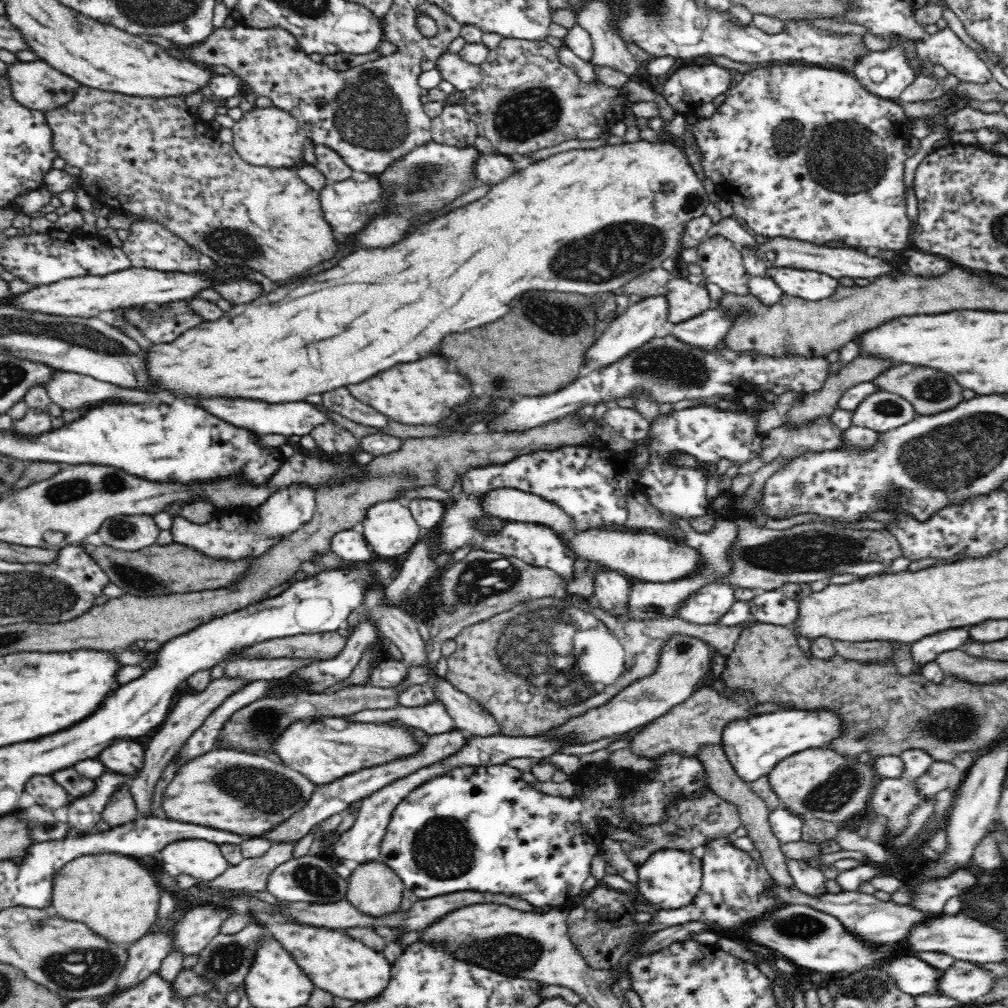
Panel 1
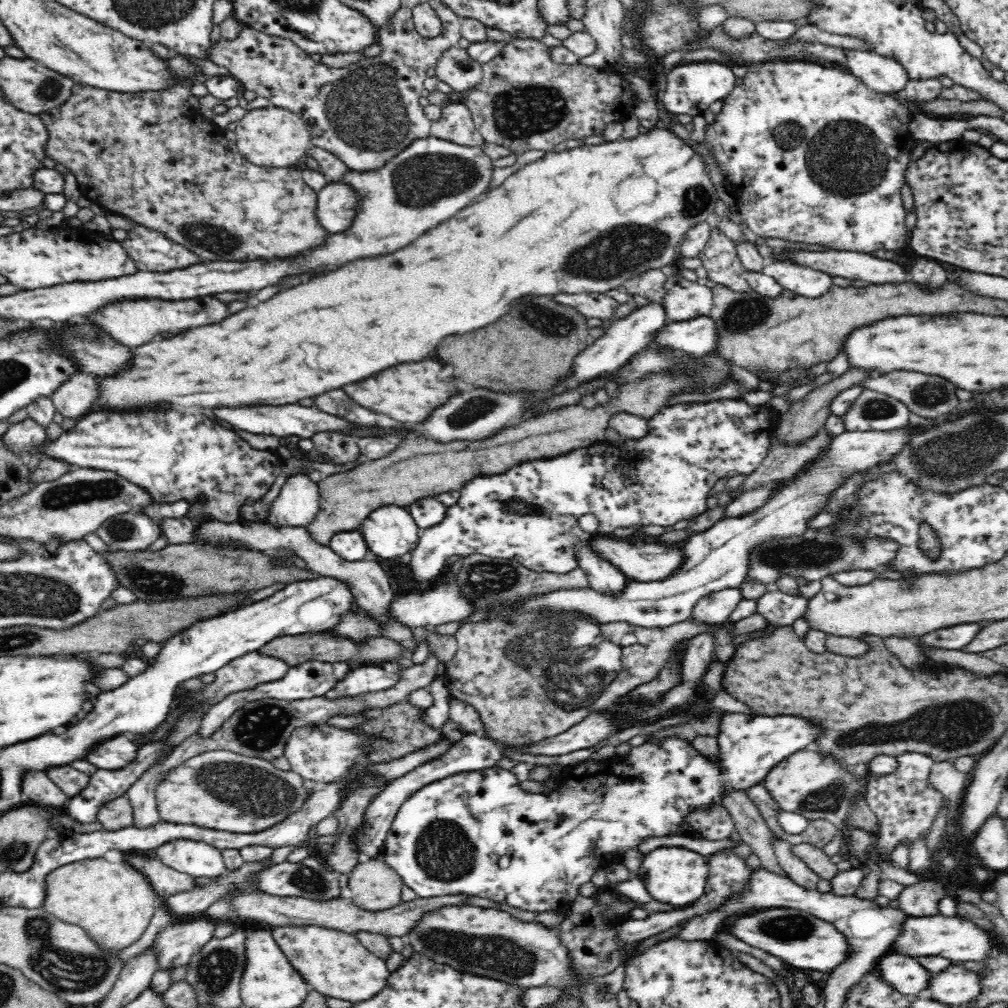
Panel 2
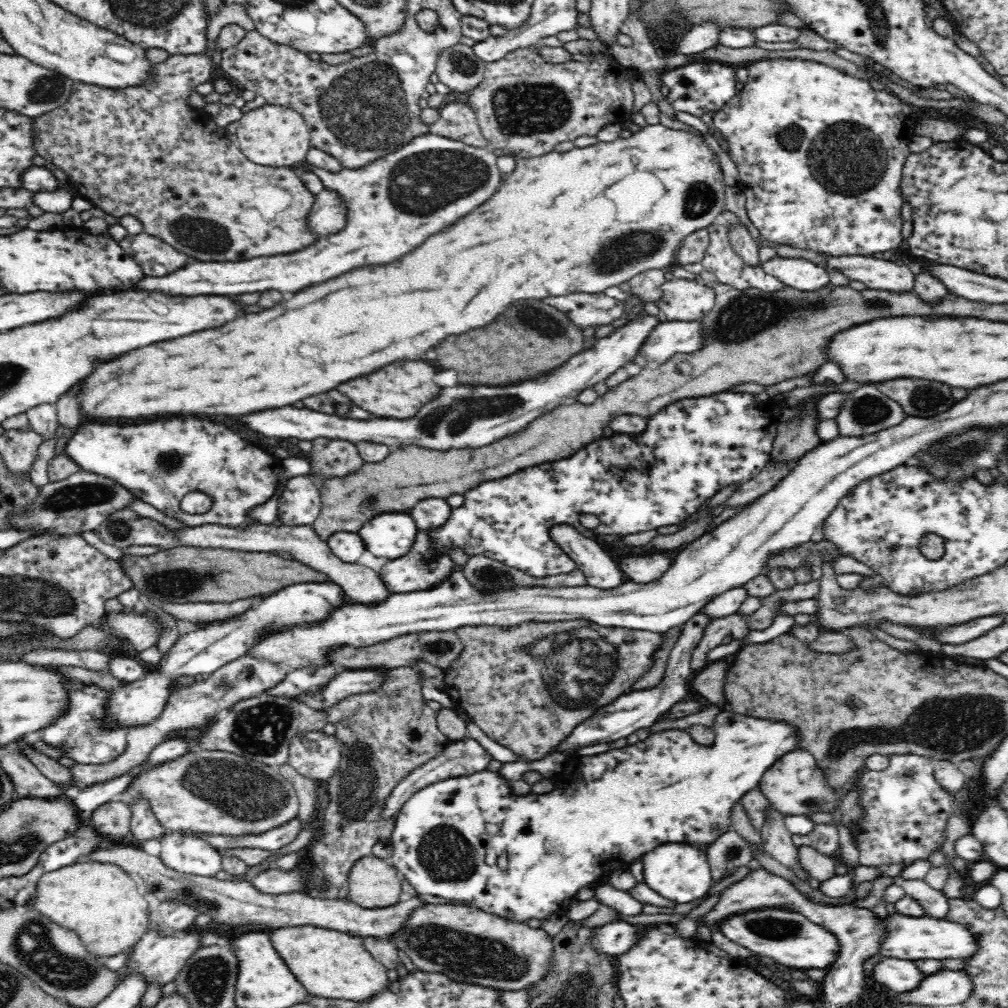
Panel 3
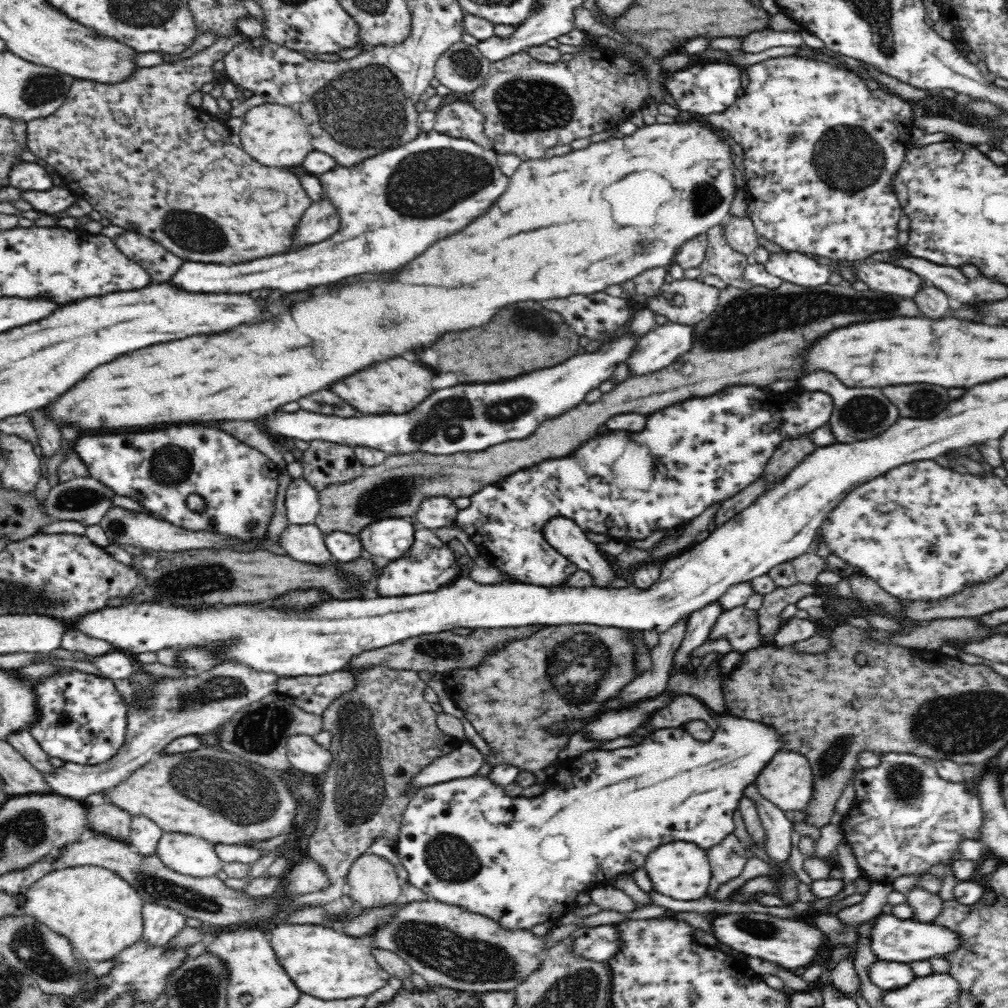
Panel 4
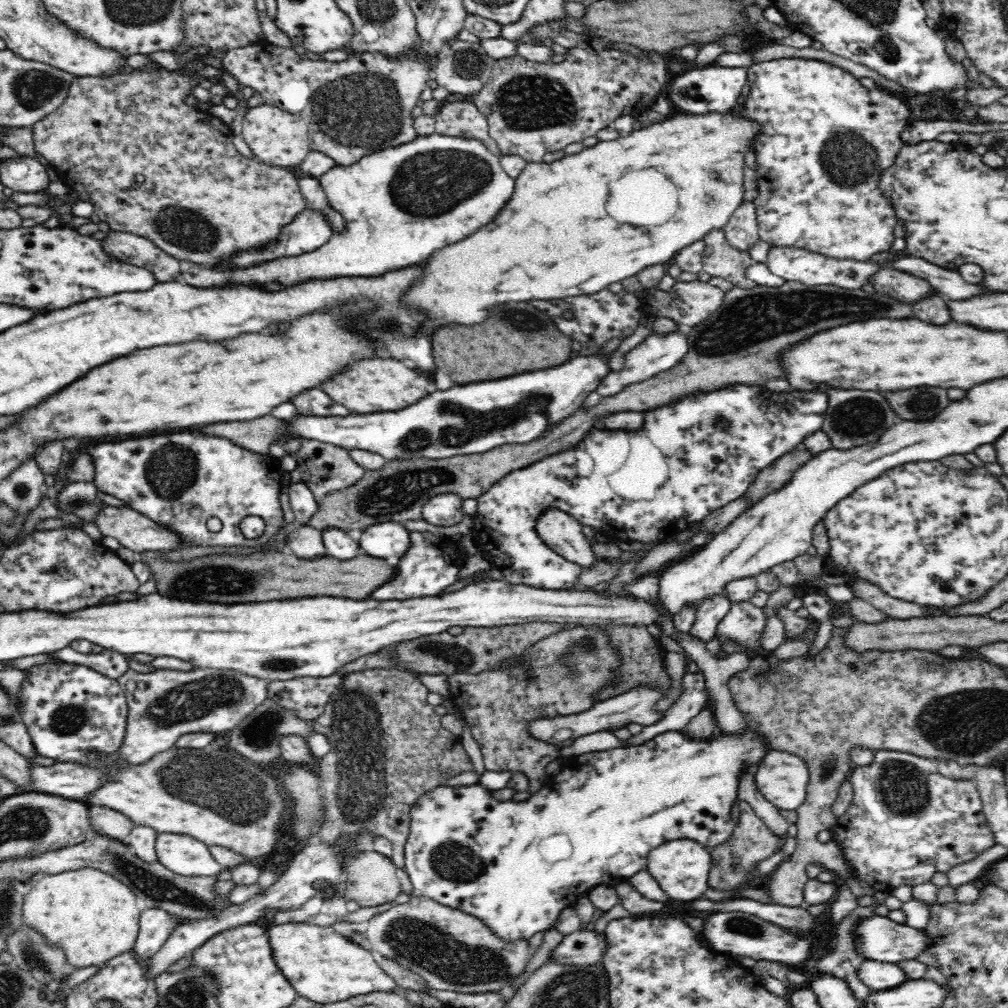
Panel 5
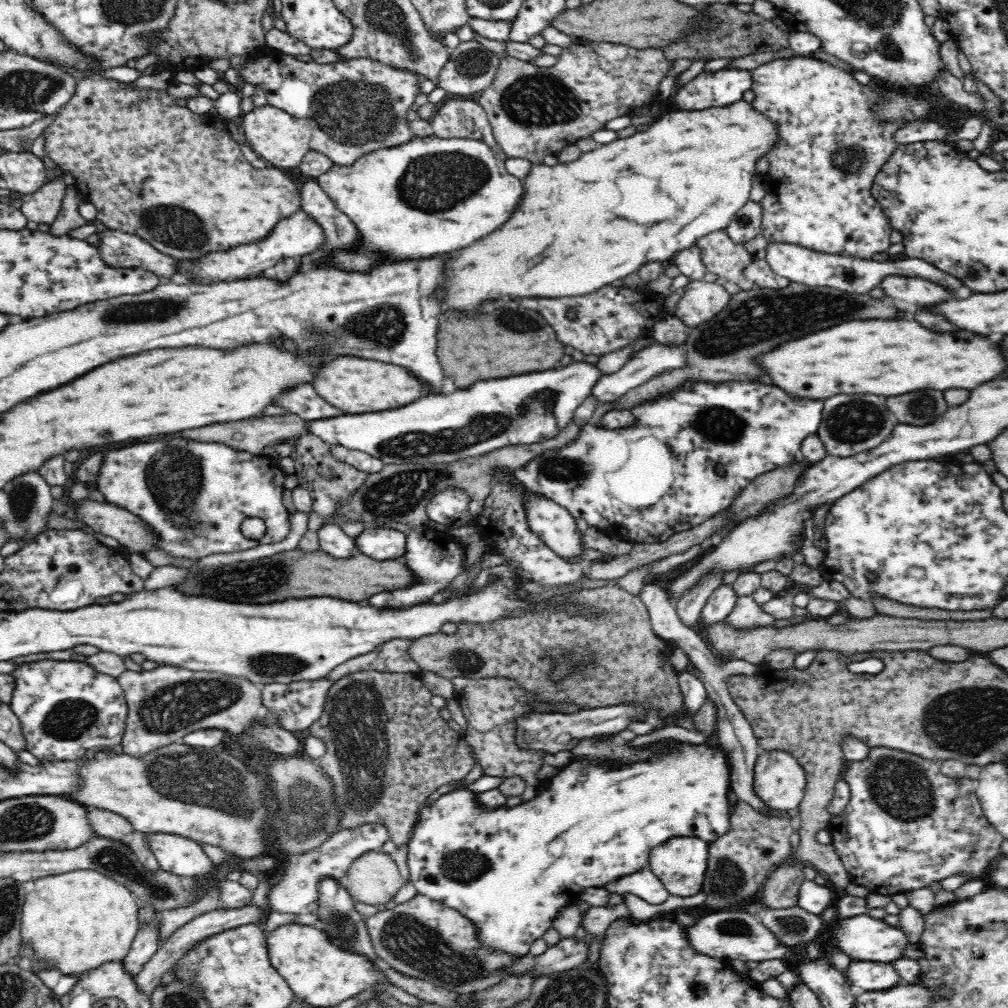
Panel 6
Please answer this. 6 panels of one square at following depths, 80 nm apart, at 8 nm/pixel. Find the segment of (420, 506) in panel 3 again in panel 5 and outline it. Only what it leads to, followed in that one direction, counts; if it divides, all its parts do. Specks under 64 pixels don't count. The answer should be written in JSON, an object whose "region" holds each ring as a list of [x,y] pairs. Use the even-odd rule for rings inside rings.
{"region":[[[444,492],[429,498],[422,507],[423,520],[436,526],[460,524],[466,512],[462,508],[464,498],[453,492]]]}

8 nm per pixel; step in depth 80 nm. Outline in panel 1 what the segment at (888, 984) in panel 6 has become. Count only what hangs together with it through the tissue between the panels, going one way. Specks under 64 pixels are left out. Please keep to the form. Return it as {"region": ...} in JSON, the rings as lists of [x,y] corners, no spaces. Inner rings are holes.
{"region":[[[905,953],[895,956],[898,958],[886,960],[882,967],[885,968],[886,974],[896,981],[896,985],[902,992],[915,997],[935,989],[940,971],[913,954]]]}

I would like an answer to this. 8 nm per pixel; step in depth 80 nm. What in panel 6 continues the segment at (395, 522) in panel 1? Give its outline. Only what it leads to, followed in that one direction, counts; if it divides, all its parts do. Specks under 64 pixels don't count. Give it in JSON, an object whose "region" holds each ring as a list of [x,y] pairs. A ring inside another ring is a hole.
{"region":[[[376,527],[364,529],[355,538],[357,549],[377,561],[394,560],[407,550],[406,536],[396,529]]]}

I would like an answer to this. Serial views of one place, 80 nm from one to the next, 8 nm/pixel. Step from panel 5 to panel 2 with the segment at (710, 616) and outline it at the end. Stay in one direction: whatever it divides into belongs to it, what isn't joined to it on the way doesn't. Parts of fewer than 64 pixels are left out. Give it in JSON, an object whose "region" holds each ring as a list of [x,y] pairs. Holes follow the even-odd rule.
{"region":[[[686,638],[686,640],[680,640],[680,642],[674,644],[666,660],[666,664],[664,664],[662,670],[658,672],[658,676],[654,681],[638,685],[634,690],[630,690],[628,694],[624,694],[624,696],[618,698],[618,700],[616,700],[612,706],[608,706],[608,708],[594,710],[594,712],[591,712],[584,720],[571,726],[562,734],[547,738],[546,741],[539,742],[536,746],[530,746],[530,748],[524,746],[522,750],[517,751],[542,756],[563,756],[582,749],[596,748],[602,741],[617,735],[623,730],[626,730],[626,728],[632,728],[633,726],[641,725],[642,722],[646,722],[646,720],[641,718],[641,708],[644,705],[657,705],[661,703],[665,699],[665,696],[681,683],[683,677],[683,658],[687,653],[687,642],[690,639],[691,638]]]}

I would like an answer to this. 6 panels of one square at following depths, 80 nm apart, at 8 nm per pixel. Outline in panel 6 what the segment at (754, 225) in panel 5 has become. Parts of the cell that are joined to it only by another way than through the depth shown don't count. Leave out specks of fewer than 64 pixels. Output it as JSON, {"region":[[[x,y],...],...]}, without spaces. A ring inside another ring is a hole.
{"region":[[[750,199],[736,212],[725,229],[734,242],[745,244],[761,233],[762,215],[761,203]]]}

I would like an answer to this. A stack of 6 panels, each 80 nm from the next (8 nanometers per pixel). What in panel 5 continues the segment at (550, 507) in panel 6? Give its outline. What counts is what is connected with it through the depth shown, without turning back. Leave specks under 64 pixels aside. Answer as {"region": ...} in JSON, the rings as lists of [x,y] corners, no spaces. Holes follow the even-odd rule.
{"region":[[[546,508],[536,516],[534,530],[553,552],[558,553],[571,563],[586,568],[592,566],[598,558],[594,557],[591,543],[582,533],[582,523],[571,514],[559,508]]]}

